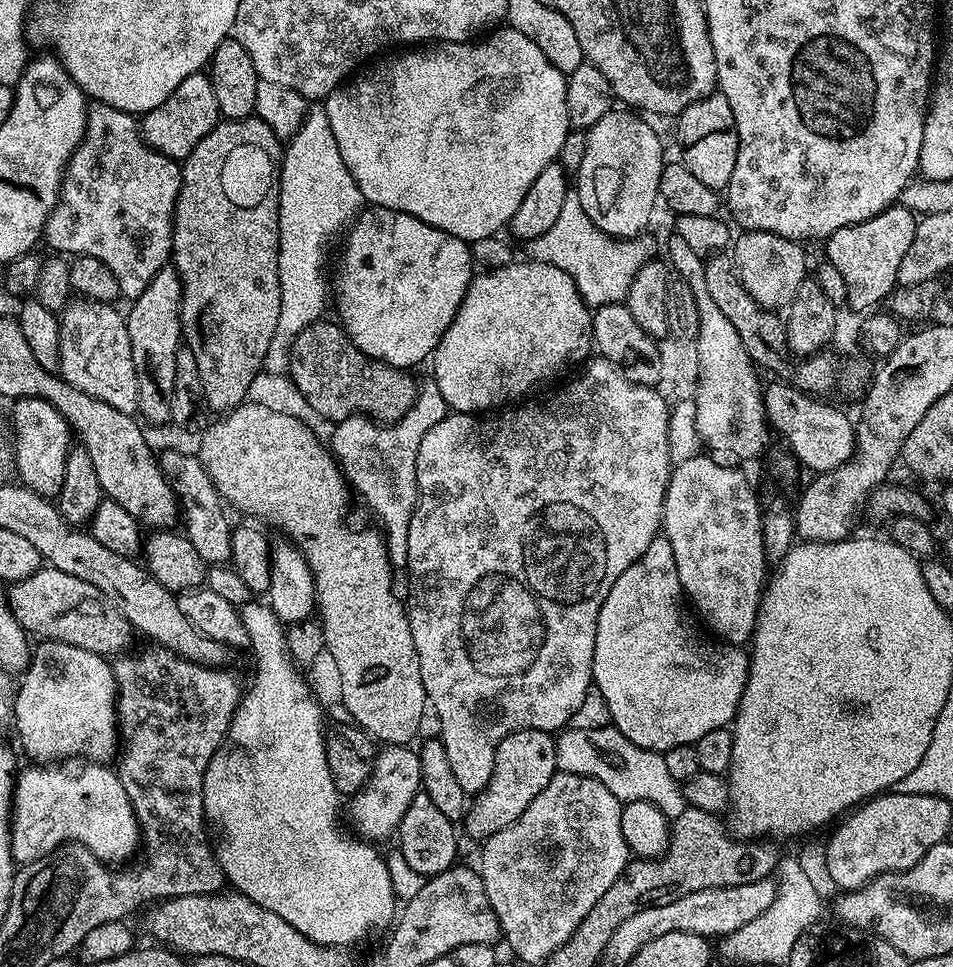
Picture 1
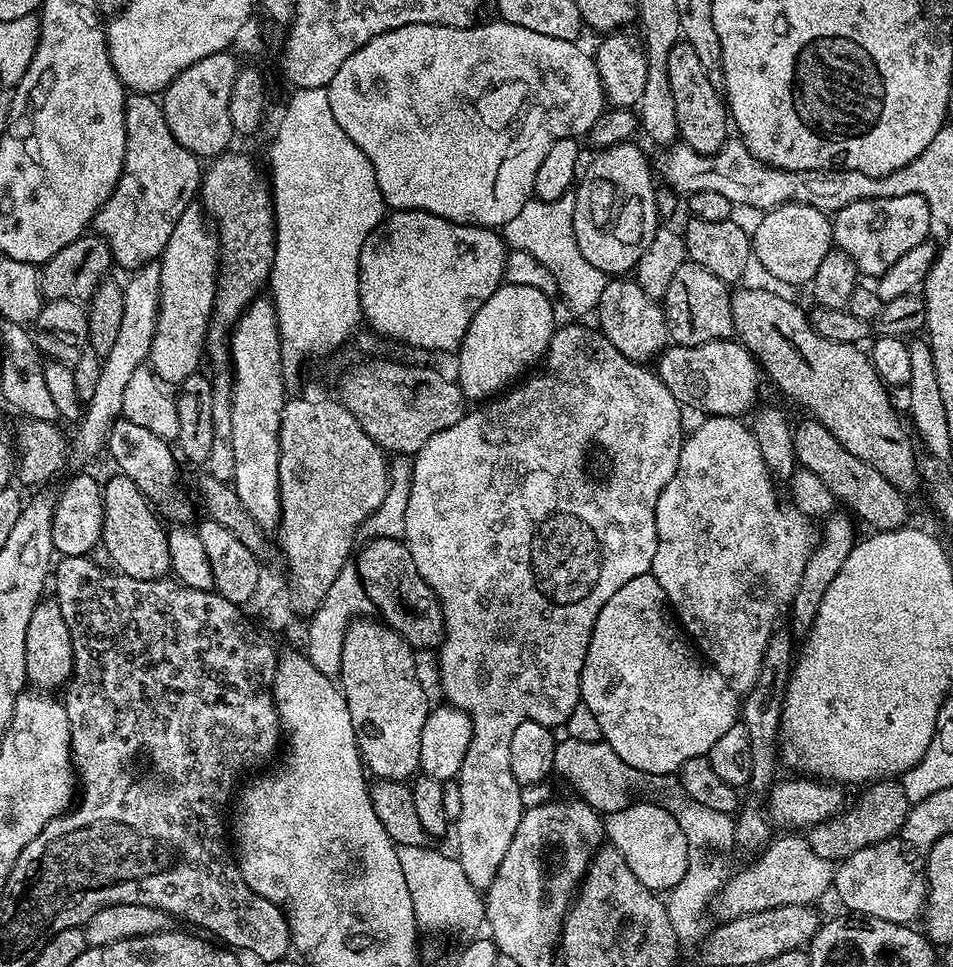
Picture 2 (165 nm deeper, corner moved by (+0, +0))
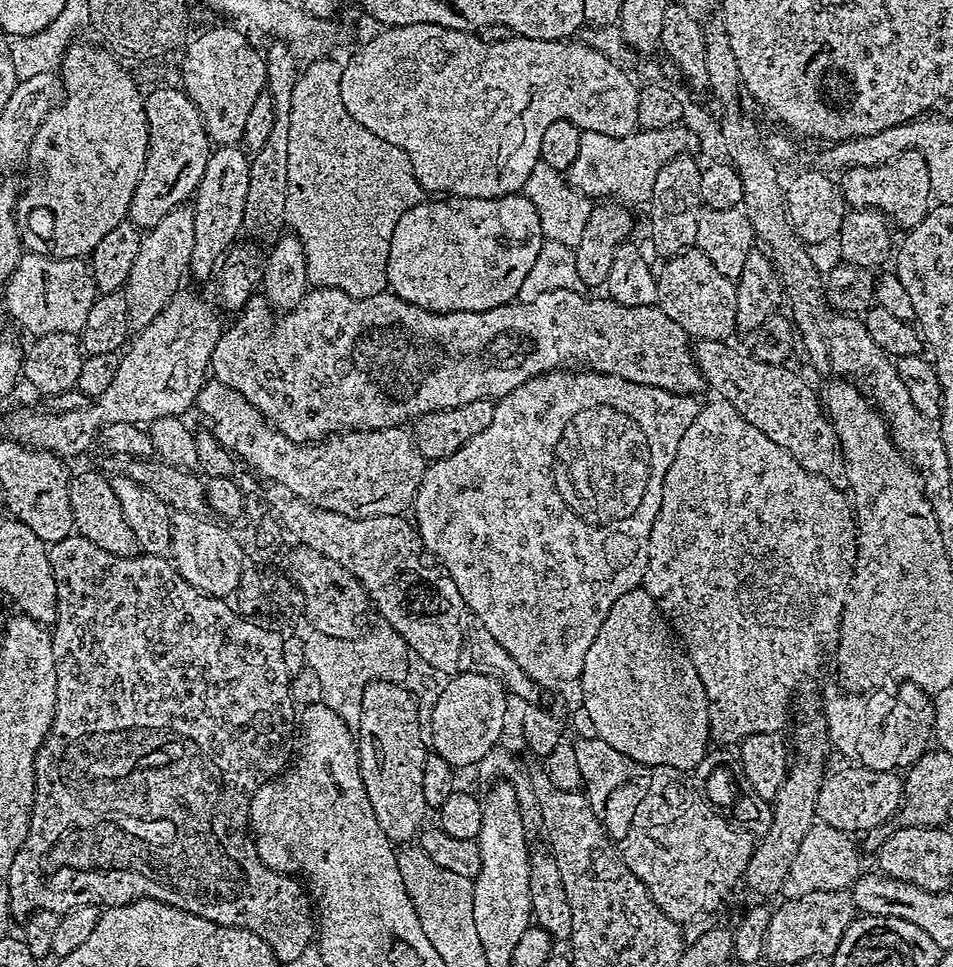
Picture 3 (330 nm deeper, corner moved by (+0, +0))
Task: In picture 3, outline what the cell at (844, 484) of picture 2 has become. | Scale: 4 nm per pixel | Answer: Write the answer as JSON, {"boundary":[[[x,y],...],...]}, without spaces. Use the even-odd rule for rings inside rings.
{"boundary":[[[722,340],[695,341],[696,368],[704,380],[707,391],[712,391],[711,395],[717,400],[730,402],[730,406],[734,406],[734,410],[738,410],[738,414],[742,414],[742,418],[746,418],[746,422],[754,426],[754,430],[762,430],[762,434],[766,434],[770,442],[782,446],[782,450],[786,450],[786,454],[790,454],[790,458],[794,458],[798,466],[810,470],[810,474],[818,474],[833,482],[840,482],[842,478],[844,480],[846,476],[844,448],[840,445],[840,439],[831,420],[828,419],[827,411],[822,407],[818,392],[816,396],[815,390],[792,369],[792,366],[758,362],[750,354],[744,353],[743,356],[742,353],[735,352],[730,345],[731,343]]]}

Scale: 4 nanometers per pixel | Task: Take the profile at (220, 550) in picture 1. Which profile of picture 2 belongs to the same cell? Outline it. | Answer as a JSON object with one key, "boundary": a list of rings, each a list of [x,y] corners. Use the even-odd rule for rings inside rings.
{"boundary":[[[121,418],[112,423],[112,429],[108,432],[106,452],[107,455],[112,455],[113,462],[120,467],[117,469],[123,475],[129,476],[138,486],[138,490],[142,490],[145,498],[155,505],[165,521],[172,520],[168,522],[175,522],[180,526],[189,523],[192,504],[176,485],[180,480],[180,472],[176,469],[178,456],[169,441],[158,438],[158,434],[150,434],[150,430],[137,426],[135,422]]]}

